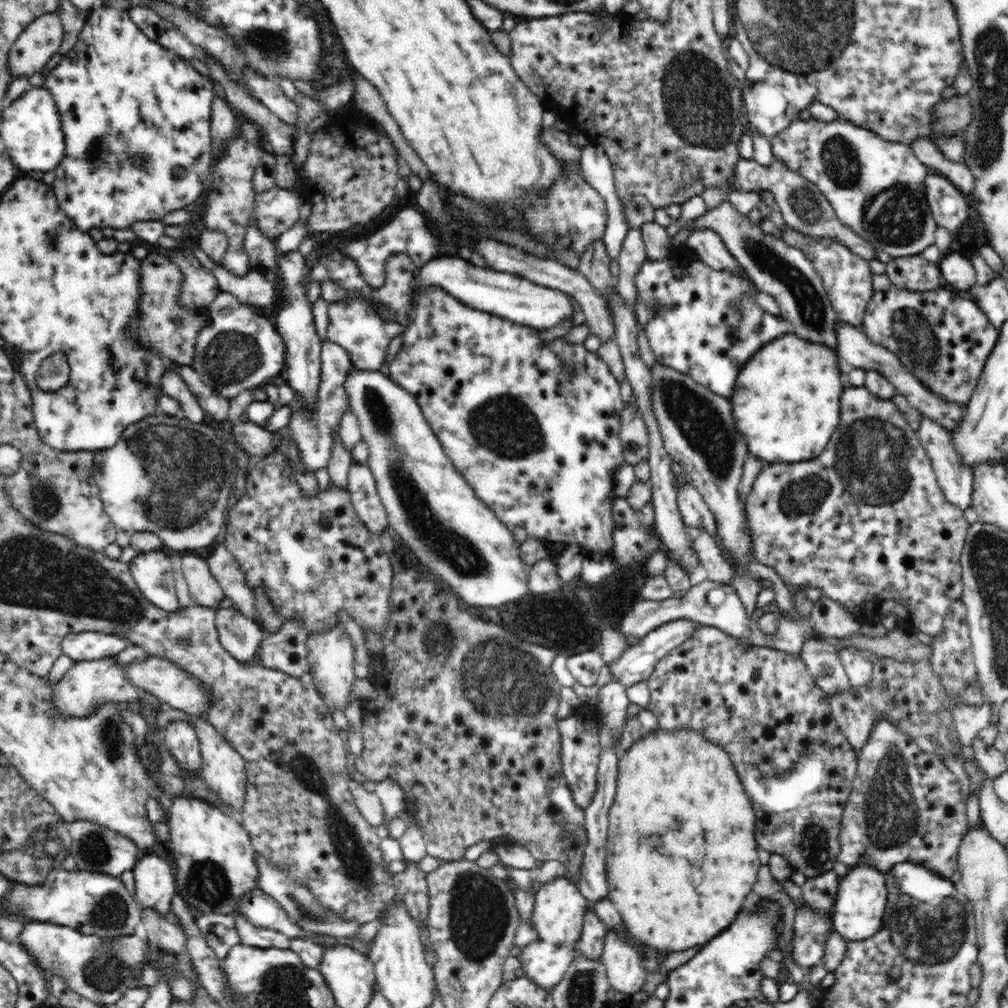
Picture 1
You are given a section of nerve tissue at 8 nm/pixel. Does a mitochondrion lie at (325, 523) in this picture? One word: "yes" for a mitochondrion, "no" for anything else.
no

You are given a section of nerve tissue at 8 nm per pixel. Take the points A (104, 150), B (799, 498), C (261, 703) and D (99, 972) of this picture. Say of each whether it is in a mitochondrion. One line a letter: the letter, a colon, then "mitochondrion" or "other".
A: mitochondrion
B: mitochondrion
C: other
D: mitochondrion

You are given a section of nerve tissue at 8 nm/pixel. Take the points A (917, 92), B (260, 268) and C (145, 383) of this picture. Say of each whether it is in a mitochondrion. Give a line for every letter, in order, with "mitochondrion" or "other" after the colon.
A: other
B: other
C: other

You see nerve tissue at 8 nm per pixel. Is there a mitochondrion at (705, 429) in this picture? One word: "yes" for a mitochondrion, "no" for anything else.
yes

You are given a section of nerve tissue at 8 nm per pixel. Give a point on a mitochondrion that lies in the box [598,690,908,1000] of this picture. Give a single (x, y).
(816, 844)

